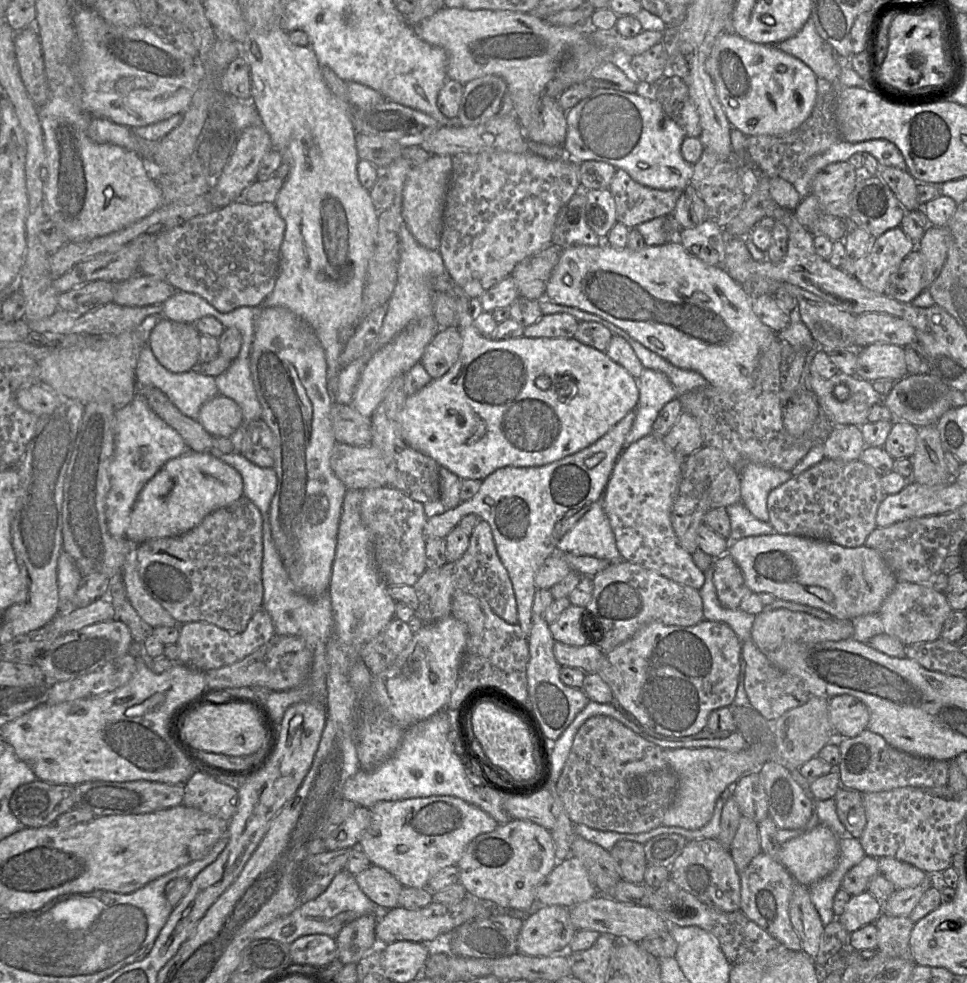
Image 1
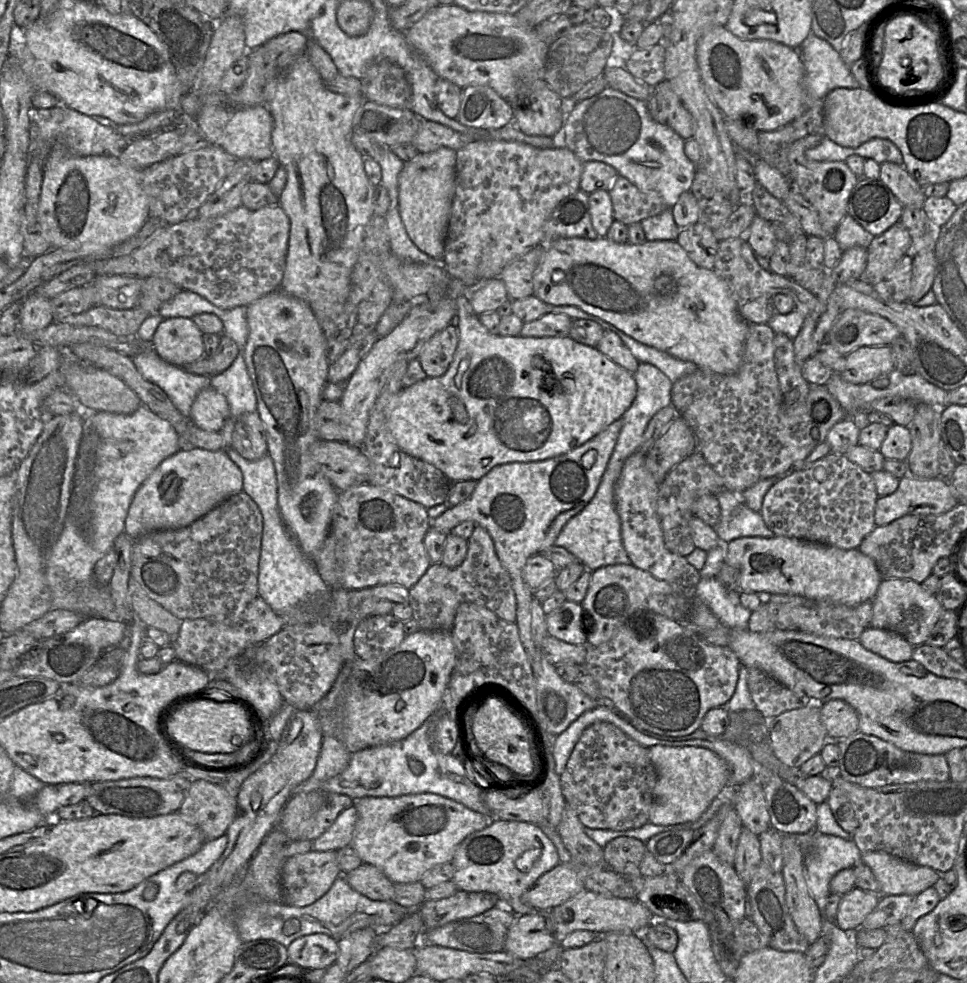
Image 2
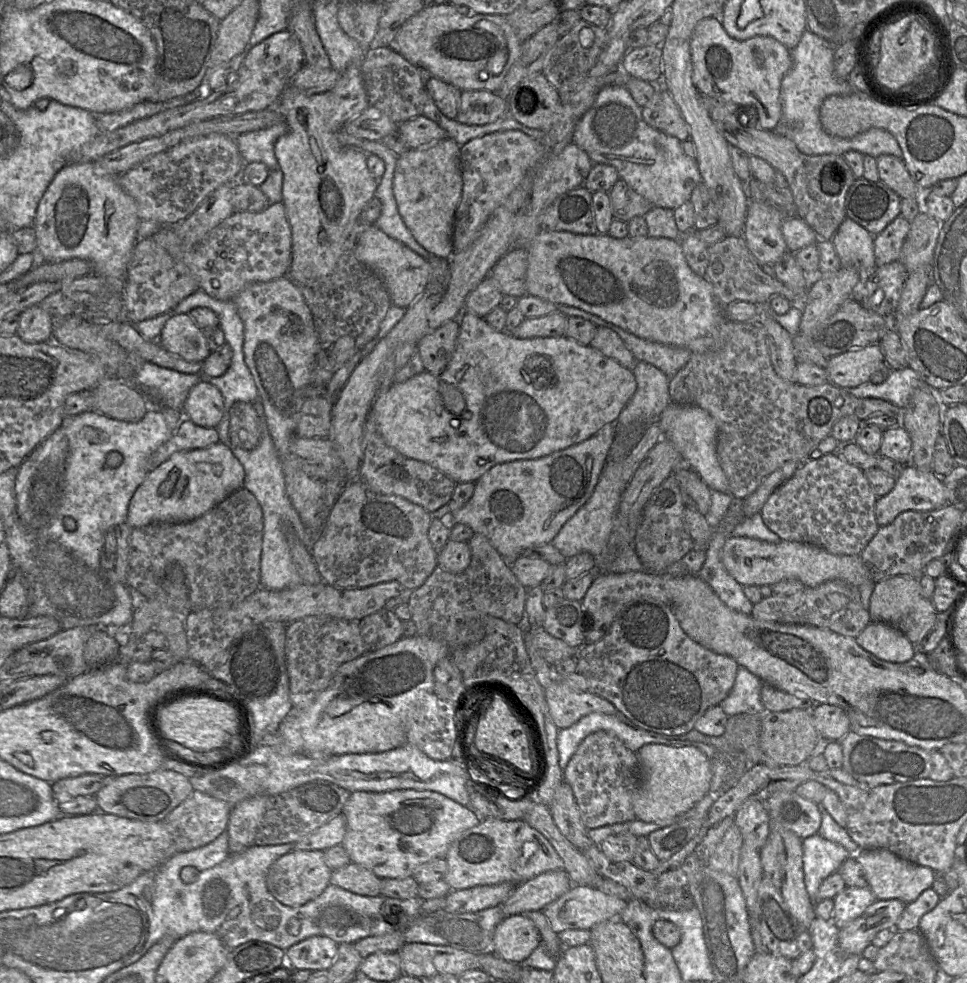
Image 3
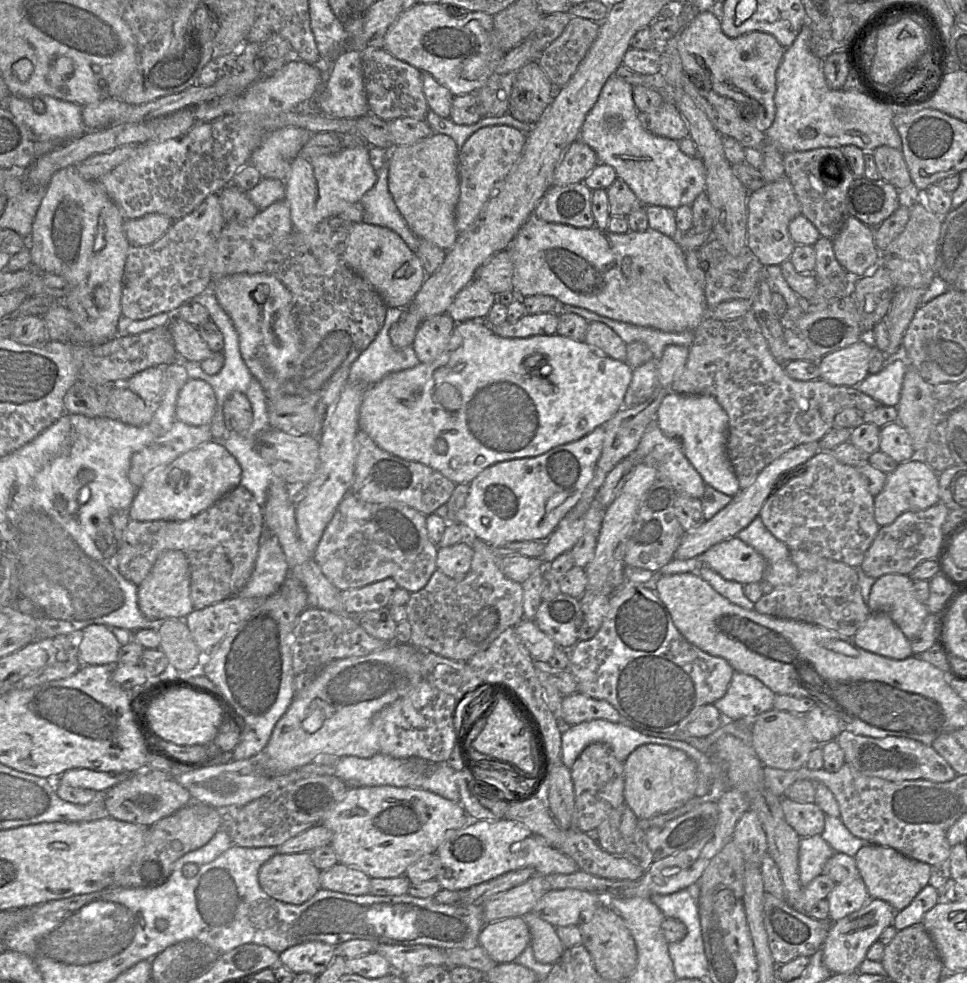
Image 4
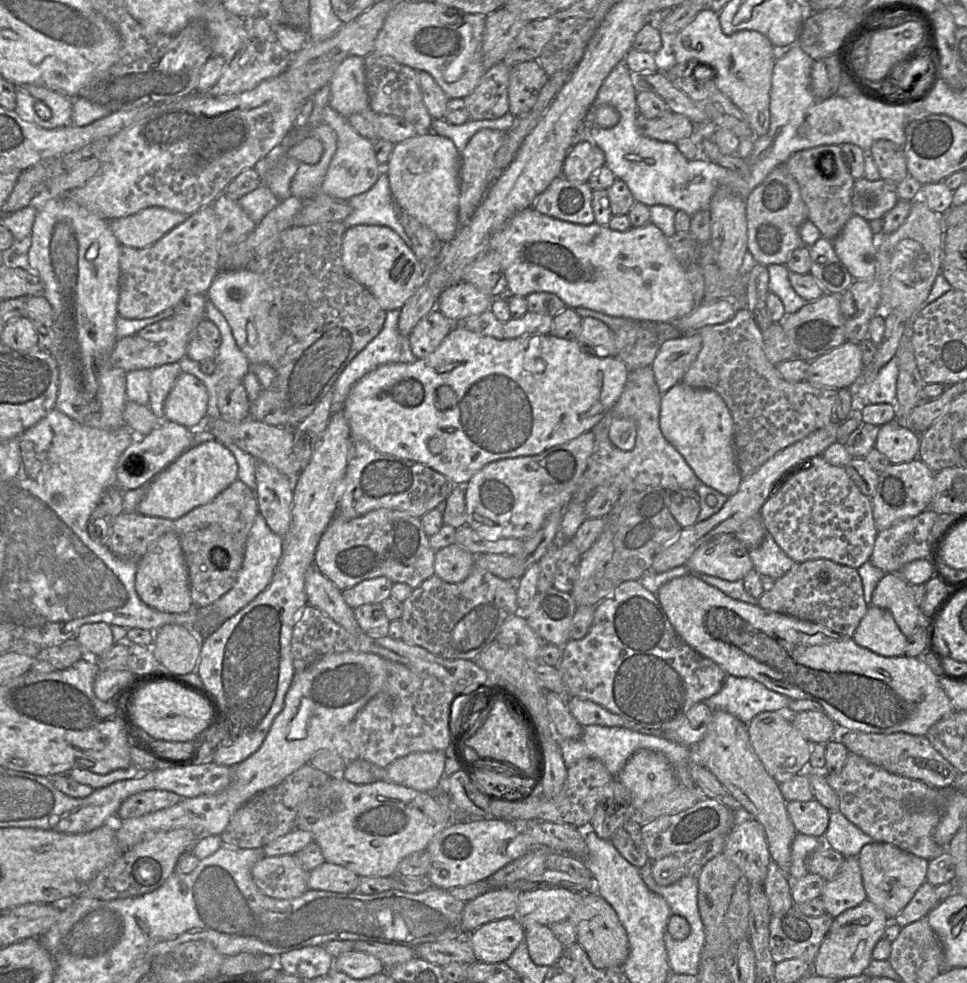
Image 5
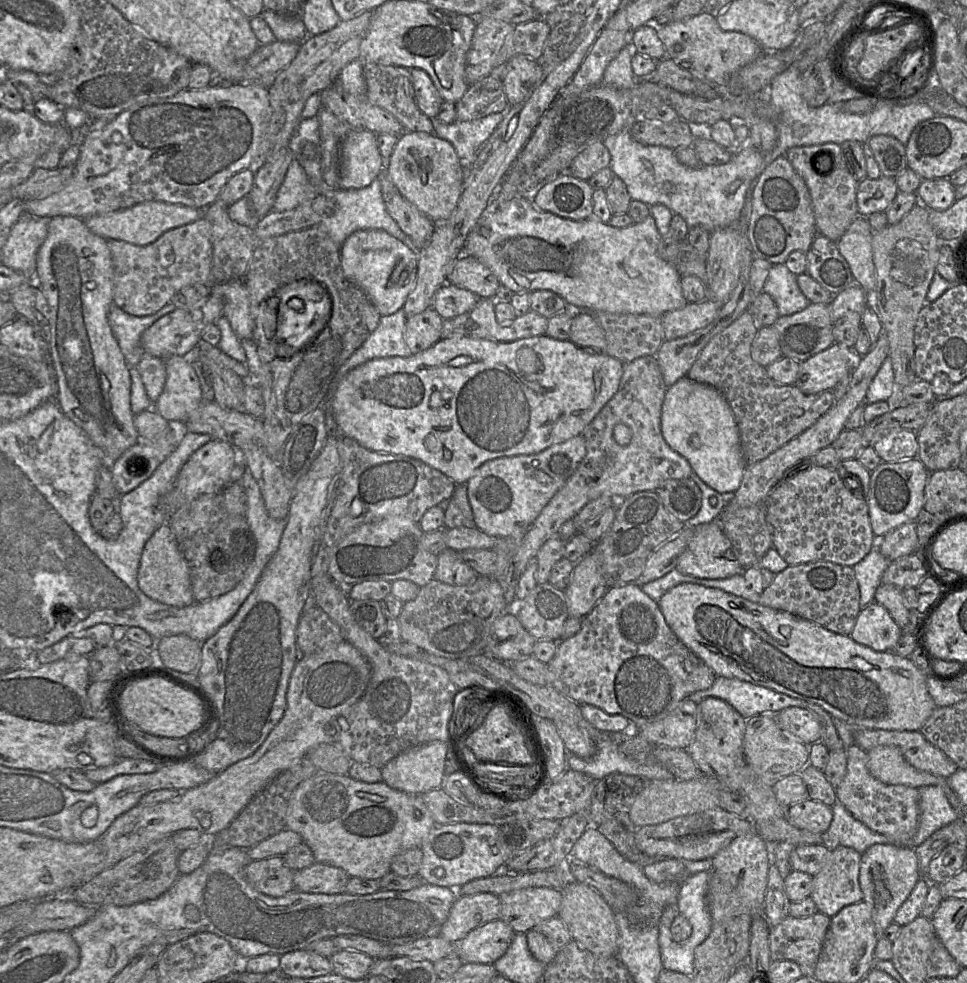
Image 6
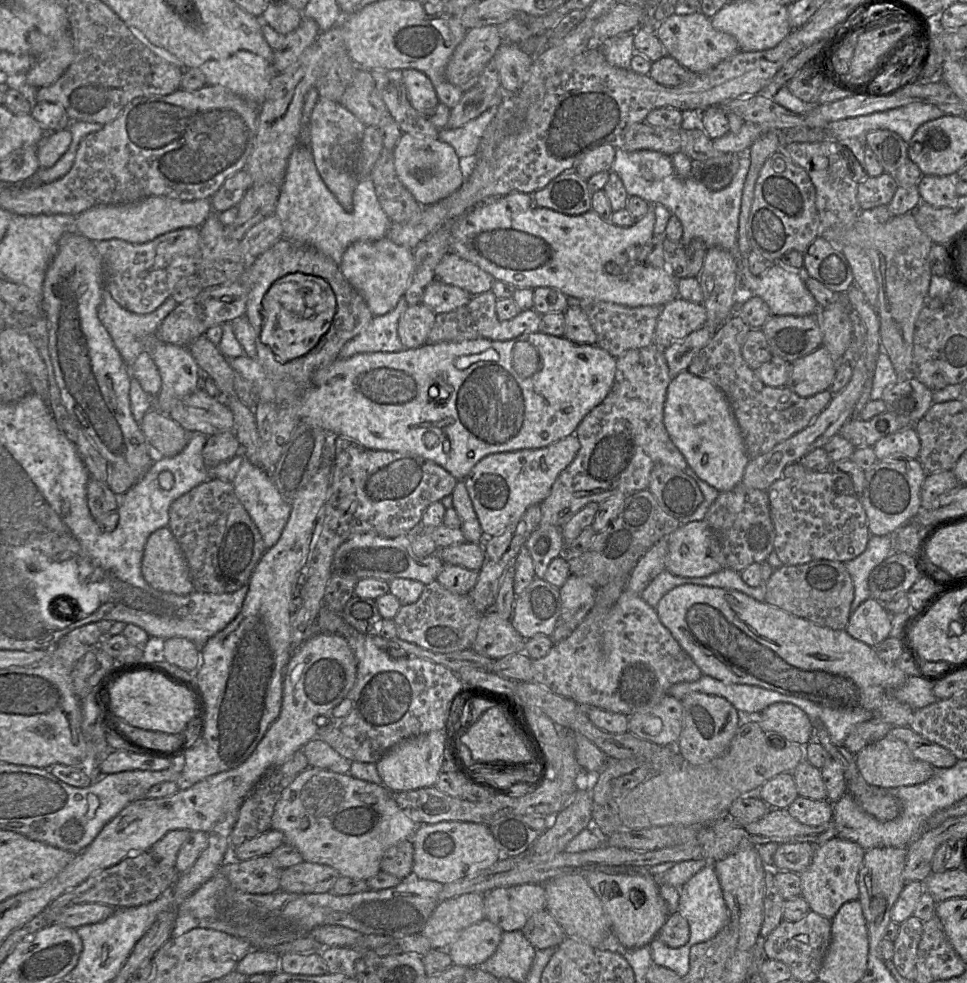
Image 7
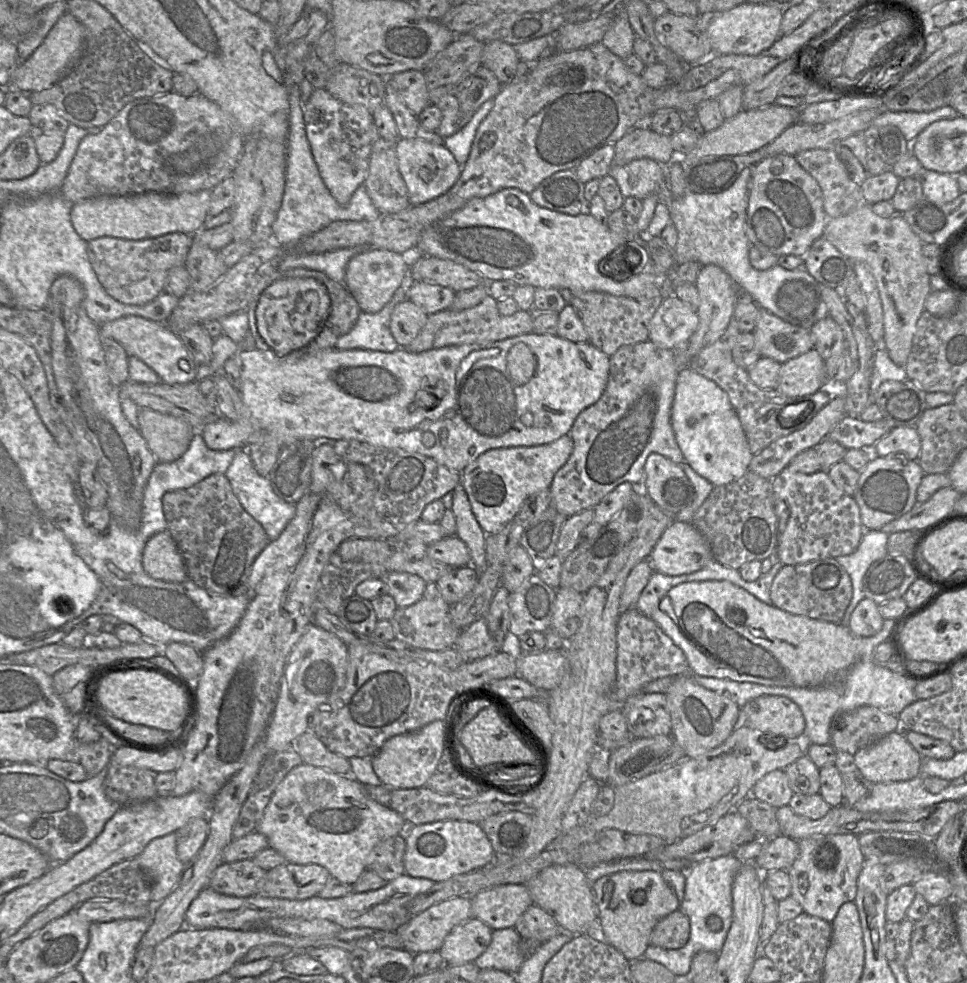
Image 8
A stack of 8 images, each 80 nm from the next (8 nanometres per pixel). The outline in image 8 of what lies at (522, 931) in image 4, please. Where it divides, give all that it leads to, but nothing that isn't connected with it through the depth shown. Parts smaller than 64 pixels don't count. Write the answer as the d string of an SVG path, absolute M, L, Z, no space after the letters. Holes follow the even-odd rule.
M474 917L455 926L439 949L445 965L473 963L491 943L492 932L487 924Z

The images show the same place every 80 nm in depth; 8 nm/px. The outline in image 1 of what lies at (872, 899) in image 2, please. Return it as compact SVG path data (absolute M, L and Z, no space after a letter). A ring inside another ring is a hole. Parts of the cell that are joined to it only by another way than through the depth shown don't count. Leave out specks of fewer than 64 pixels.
M865 891L859 895L851 896L838 920L851 934L868 924L875 923L882 910L883 903Z

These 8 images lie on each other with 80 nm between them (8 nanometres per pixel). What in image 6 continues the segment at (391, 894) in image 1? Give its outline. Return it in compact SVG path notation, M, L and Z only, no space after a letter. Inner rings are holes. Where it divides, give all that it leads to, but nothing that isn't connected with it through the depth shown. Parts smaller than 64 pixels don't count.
M315 862L294 871L293 883L295 890L300 892L342 894L349 878L349 874L341 868Z

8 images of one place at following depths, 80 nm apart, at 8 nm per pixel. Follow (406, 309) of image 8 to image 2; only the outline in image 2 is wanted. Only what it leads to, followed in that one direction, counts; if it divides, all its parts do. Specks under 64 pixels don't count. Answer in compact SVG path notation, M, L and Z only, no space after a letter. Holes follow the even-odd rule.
M456 322L432 336L422 347L418 359L428 377L442 376L453 361L458 345Z

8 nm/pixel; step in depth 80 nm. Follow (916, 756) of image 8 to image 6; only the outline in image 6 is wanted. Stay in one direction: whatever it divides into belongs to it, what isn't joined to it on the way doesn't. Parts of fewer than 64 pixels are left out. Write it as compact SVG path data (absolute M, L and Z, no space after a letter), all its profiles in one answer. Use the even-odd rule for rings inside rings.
M877 746L867 754L869 772L885 784L906 785L918 789L946 781L942 776L918 770L910 765L896 746Z

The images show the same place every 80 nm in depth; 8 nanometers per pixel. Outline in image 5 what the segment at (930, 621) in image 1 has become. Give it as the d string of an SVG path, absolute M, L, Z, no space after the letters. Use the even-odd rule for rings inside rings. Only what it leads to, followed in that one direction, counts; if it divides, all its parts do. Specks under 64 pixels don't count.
M898 574L884 575L873 591L871 605L889 610L906 637L922 623L922 612L915 603L911 584Z

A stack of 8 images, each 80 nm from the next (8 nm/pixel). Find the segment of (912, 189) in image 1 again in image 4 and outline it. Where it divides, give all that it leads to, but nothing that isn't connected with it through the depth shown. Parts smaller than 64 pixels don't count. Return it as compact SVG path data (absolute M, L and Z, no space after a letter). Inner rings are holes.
M880 146L874 150L874 158L881 179L903 189L912 183L902 150Z

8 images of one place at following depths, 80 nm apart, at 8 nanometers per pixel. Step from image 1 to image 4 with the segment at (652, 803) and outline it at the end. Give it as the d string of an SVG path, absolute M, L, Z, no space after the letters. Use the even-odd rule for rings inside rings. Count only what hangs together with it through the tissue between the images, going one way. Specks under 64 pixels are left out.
M604 743L588 745L578 756L570 773L574 786L575 807L572 828L582 832L595 830L624 800L624 762L619 761Z

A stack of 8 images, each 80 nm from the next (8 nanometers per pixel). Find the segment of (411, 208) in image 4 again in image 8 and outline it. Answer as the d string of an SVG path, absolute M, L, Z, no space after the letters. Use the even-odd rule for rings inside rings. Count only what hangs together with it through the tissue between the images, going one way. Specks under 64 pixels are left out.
M399 138L395 151L411 206L424 204L447 193L461 174L462 166L444 145L432 144L422 139Z

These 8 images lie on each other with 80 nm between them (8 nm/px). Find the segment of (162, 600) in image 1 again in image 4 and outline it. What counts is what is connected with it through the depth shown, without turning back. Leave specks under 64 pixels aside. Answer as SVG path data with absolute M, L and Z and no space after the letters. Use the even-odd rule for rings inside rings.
M239 485L208 509L185 521L130 520L116 552L115 565L125 579L139 586L157 559L166 551L179 550L188 554L222 547L233 566L232 595L234 596L243 589L253 573L264 530L263 508L248 489Z

